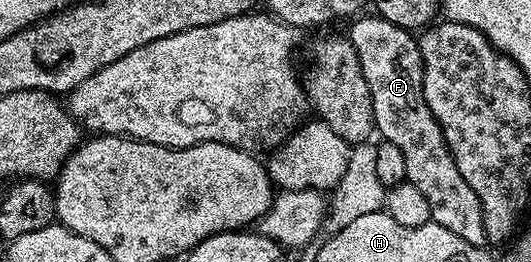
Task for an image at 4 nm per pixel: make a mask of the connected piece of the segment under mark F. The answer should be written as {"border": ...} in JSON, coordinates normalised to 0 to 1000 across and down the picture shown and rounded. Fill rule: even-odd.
{"border":[[[697,61],[669,73],[678,80],[663,88],[657,153],[672,195],[672,225],[680,225],[695,363],[702,363],[712,519],[746,553],[763,599],[763,687],[800,744],[814,847],[853,882],[853,897],[868,897],[876,927],[915,939],[919,912],[898,744],[891,744],[891,714],[868,683],[868,653],[861,653],[861,622],[853,622],[834,508],[797,378],[797,229],[787,153],[768,115],[733,88],[723,65]]]}

